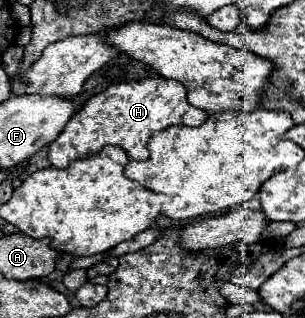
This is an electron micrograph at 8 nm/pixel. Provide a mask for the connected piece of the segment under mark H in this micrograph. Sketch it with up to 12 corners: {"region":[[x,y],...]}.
{"region":[[123,82],[91,96],[49,162],[121,146],[149,158],[155,132],[200,126],[181,82]]}

